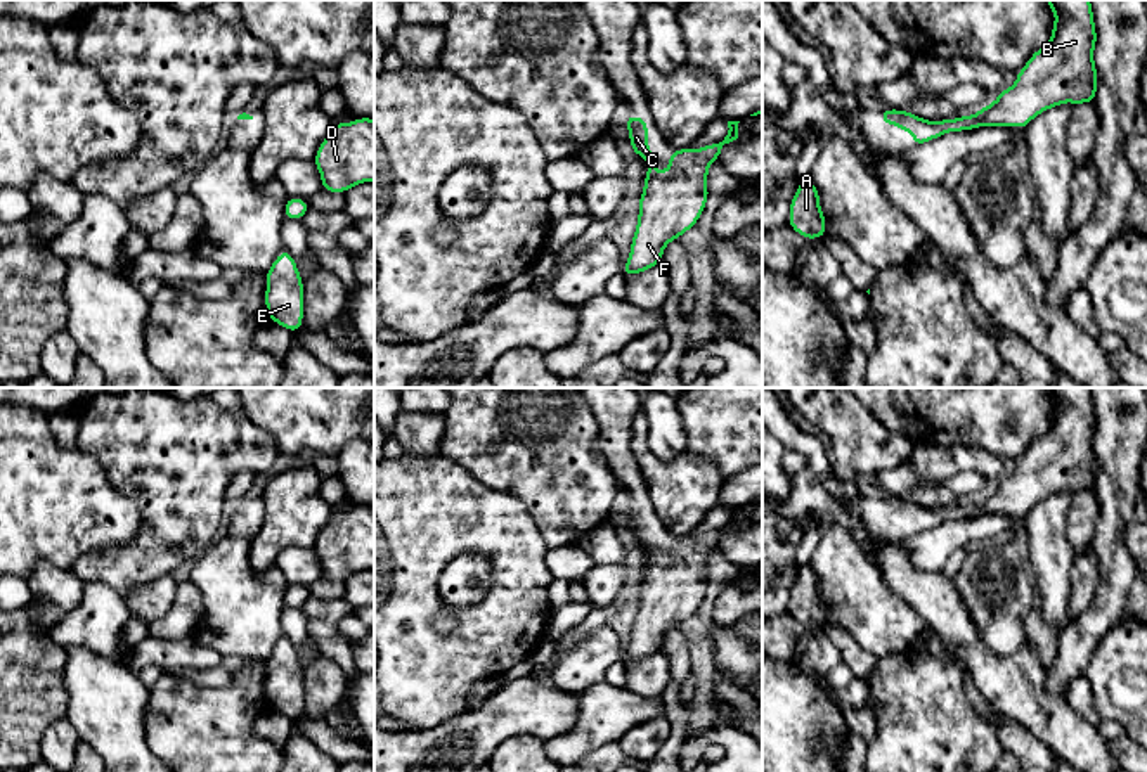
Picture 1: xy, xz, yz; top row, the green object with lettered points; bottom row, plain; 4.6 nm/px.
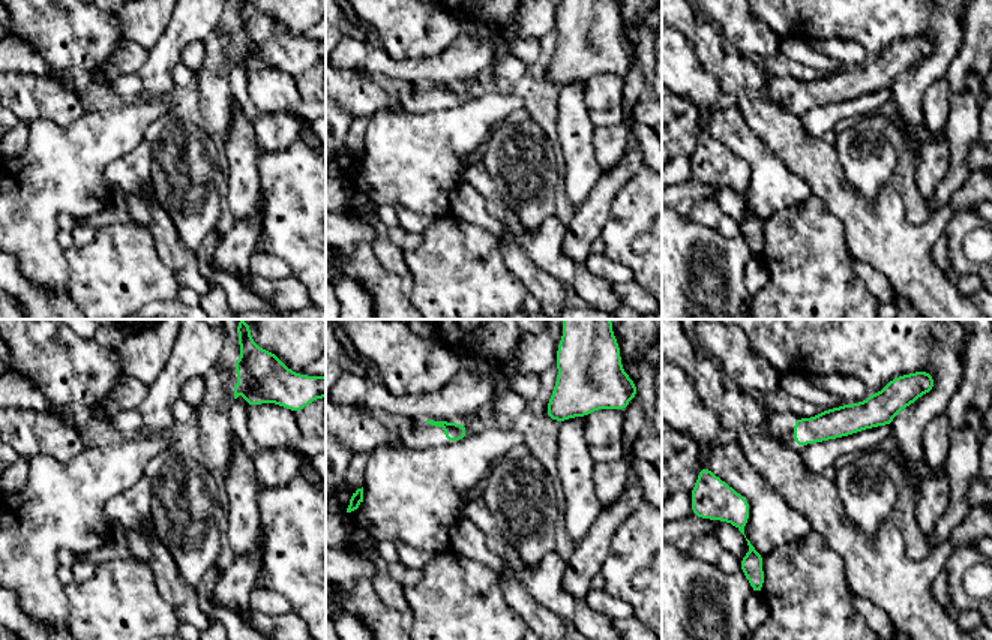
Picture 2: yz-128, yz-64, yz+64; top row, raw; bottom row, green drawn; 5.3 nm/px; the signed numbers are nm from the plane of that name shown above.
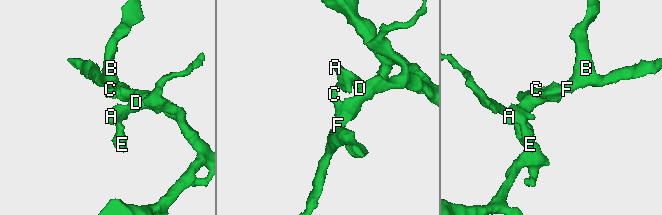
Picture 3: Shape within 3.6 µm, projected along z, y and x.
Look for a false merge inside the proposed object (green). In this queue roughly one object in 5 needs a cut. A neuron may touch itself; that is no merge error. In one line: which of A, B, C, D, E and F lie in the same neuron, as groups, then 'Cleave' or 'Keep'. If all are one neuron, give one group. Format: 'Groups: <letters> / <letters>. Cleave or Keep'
Groups: A B C D E F. Keep

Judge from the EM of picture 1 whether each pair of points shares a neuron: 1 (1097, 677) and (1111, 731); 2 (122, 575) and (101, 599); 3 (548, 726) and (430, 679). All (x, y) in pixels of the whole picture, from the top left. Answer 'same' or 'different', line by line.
1: different
2: different
3: different

